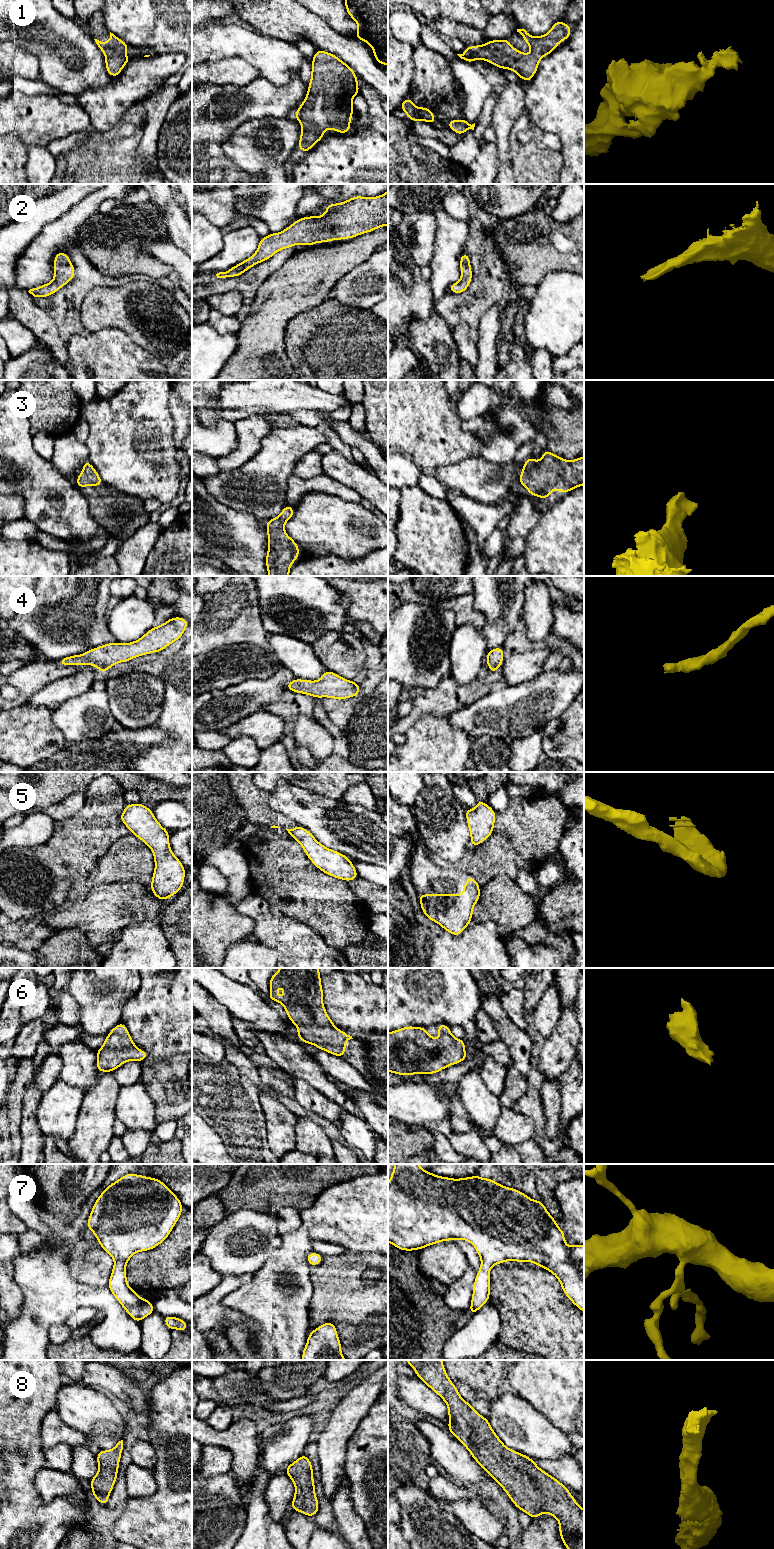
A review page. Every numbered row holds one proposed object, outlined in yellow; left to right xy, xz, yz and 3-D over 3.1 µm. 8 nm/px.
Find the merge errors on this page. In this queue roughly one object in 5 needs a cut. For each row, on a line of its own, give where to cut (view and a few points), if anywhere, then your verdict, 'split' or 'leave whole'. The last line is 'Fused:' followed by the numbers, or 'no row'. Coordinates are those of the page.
1: cut none; leave whole
2: cut none; leave whole
3: cut none; leave whole
4: cut none; leave whole
5: cut none; leave whole
6: cut none; leave whole
7: cut none; leave whole
8: cut none; leave whole
Fused: no row

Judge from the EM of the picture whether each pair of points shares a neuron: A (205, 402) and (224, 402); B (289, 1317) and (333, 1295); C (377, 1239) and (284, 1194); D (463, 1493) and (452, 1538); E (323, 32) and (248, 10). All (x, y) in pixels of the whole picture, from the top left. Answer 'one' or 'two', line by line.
A: two
B: two
C: two
D: two
E: one

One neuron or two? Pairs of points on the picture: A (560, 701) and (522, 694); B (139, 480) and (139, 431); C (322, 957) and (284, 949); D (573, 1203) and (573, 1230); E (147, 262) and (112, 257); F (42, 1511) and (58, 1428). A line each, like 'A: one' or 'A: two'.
A: one
B: one
C: one
D: one
E: one
F: two

